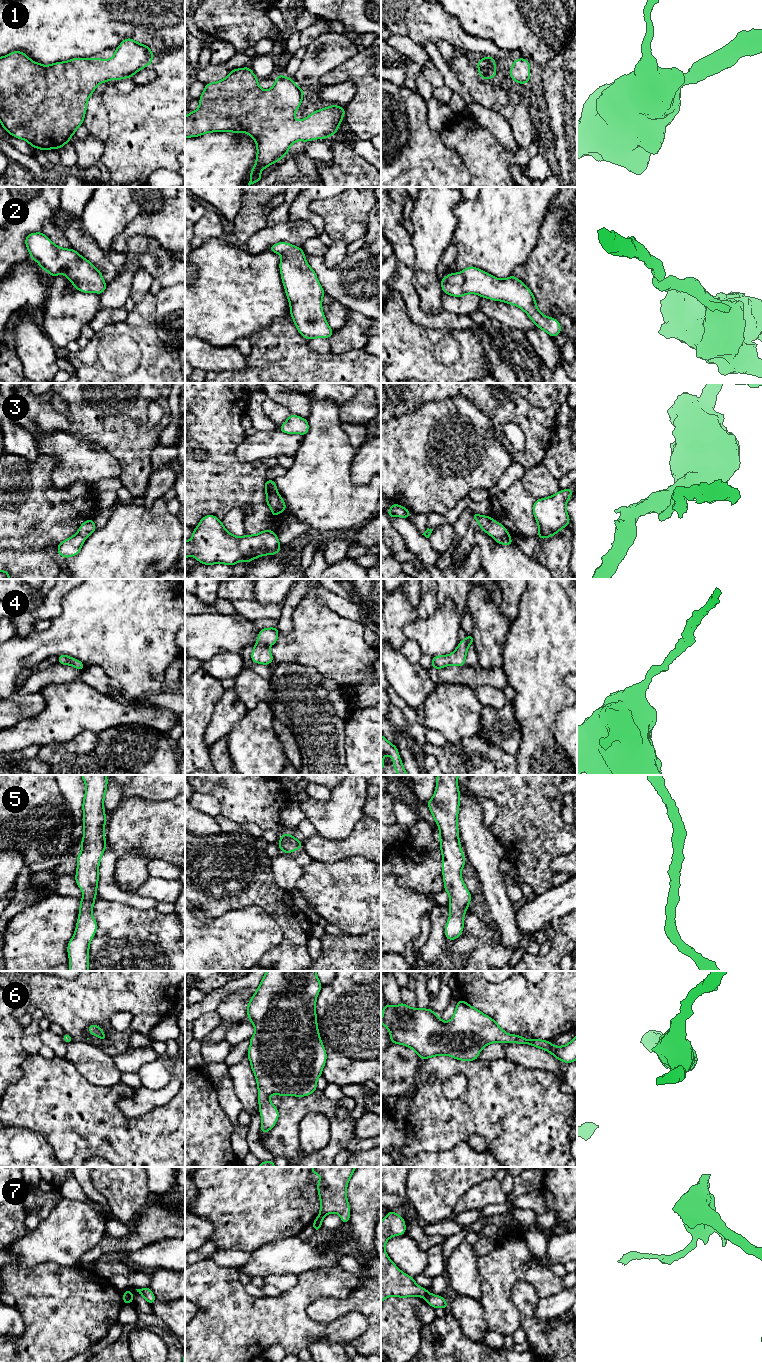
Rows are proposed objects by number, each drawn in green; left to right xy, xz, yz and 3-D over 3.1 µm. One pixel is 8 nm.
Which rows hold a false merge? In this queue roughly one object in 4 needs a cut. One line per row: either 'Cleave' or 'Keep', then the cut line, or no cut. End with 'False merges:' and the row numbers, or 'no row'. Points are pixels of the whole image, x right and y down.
1: Keep. No split
2: Keep. No split
3: Cleave. Split along xz (277, 494), (281, 511)
4: Keep. No split
5: Keep. No split
6: Keep. No split
7: Cleave. Split along xy (124, 1293), (132, 1301)
False merges: 3, 7

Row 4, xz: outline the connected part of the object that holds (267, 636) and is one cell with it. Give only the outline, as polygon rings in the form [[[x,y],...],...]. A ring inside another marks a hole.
[[[277,627],[263,628],[259,631],[257,641],[251,654],[252,662],[269,665],[274,661],[268,647],[277,642],[278,634],[279,630]]]

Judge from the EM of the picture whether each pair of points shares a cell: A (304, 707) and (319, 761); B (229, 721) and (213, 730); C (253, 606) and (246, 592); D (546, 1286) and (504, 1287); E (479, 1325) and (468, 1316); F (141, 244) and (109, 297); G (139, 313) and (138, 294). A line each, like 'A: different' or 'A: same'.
A: same
B: same
C: different
D: same
E: same
F: same
G: different

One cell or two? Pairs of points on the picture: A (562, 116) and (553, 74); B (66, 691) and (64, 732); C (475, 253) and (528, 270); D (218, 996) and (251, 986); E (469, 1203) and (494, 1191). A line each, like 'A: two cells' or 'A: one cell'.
A: one cell
B: one cell
C: two cells
D: one cell
E: one cell

